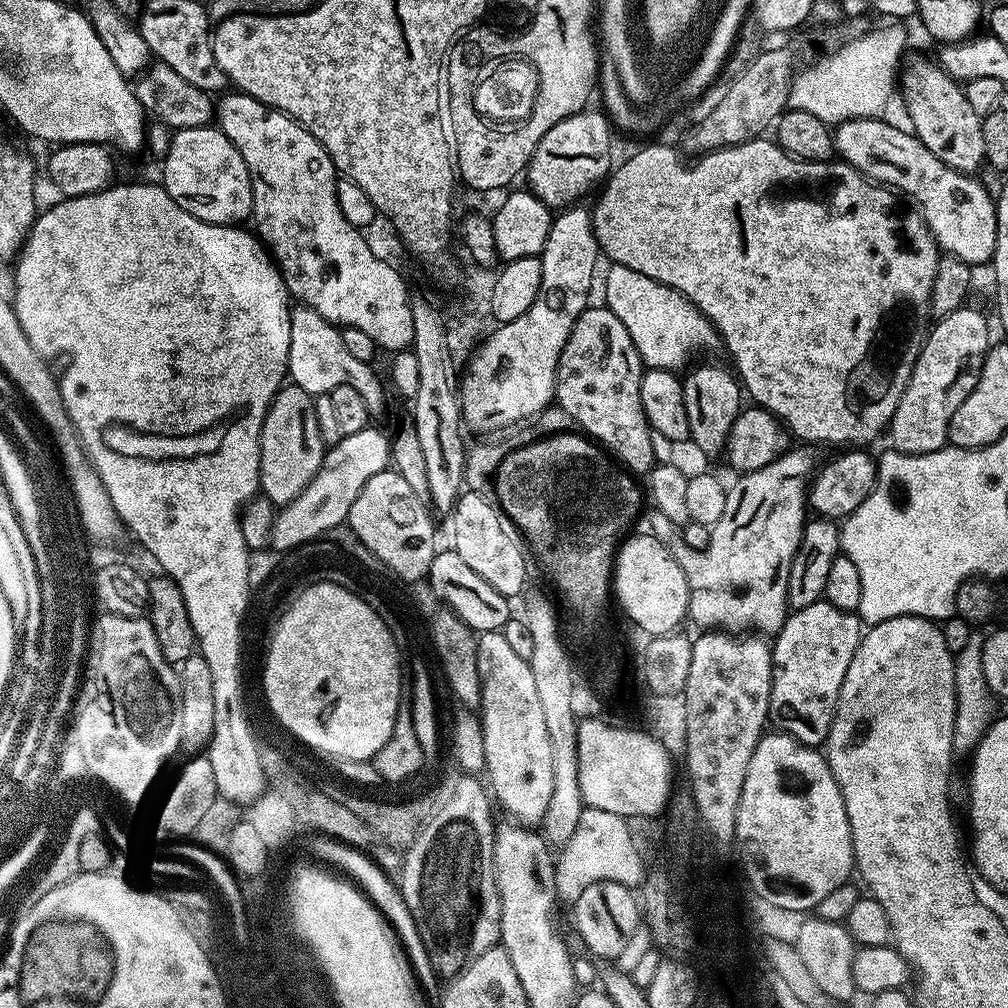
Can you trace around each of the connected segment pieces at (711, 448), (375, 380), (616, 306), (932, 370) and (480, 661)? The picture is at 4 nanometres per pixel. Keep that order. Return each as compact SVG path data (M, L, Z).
M704 364L683 377L686 418L690 418L690 440L708 456L716 456L728 447L730 432L742 410L742 385L731 371L716 364Z
M292 308L288 355L288 376L291 383L306 390L313 398L326 396L338 386L354 386L354 390L358 390L358 394L362 394L362 400L366 402L369 417L376 418L383 414L388 396L374 369L372 364L358 362L358 358L351 356L350 350L346 350L346 342L342 342L342 331L337 325L322 318L313 308Z
M612 264L604 276L603 303L626 326L641 360L648 368L680 370L695 352L717 343L718 333L707 316L683 296L656 280L646 278L621 264Z
M960 307L937 319L927 329L910 382L886 429L886 436L892 439L891 447L895 451L911 456L930 454L948 444L950 418L954 418L954 410L962 406L966 394L974 390L989 347L988 320L976 308Z
M498 631L483 633L477 639L477 670L483 688L478 723L486 742L484 767L491 795L499 807L501 804L513 816L511 819L517 825L543 825L550 798L554 798L554 750L550 750L550 733L546 728L546 717L542 714L532 667L506 643L503 631Z

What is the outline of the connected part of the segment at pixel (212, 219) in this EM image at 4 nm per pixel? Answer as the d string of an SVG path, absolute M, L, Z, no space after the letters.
M209 126L207 128L177 128L172 132L172 141L168 147L167 154L162 158L164 164L164 180L162 186L194 218L211 224L227 224L229 226L239 225L240 220L248 220L252 215L252 183L246 162L242 162L242 154L226 138L226 134L219 127Z

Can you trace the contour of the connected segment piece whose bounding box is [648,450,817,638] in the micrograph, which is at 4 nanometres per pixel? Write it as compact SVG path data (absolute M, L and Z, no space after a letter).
M789 450L784 455L753 472L741 473L726 490L725 509L719 522L711 527L711 542L703 550L685 548L678 526L668 515L651 509L649 535L672 551L674 562L682 566L688 583L688 616L700 630L719 630L729 634L763 634L775 637L788 620L788 579L794 554L802 542L806 517L810 512L808 489L814 479L816 460L808 452Z

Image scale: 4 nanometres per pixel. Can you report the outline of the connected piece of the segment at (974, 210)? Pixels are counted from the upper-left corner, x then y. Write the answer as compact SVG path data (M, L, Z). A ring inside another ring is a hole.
M884 118L875 120L843 120L834 128L834 148L841 152L843 159L851 164L857 172L868 177L869 180L891 186L899 190L905 197L913 196L920 205L918 211L928 224L928 230L936 239L936 247L941 253L951 254L971 266L977 264L987 265L992 259L996 249L996 202L993 193L984 189L980 180L975 180L975 175L959 172L956 168L943 164L911 131L903 132L895 128Z

